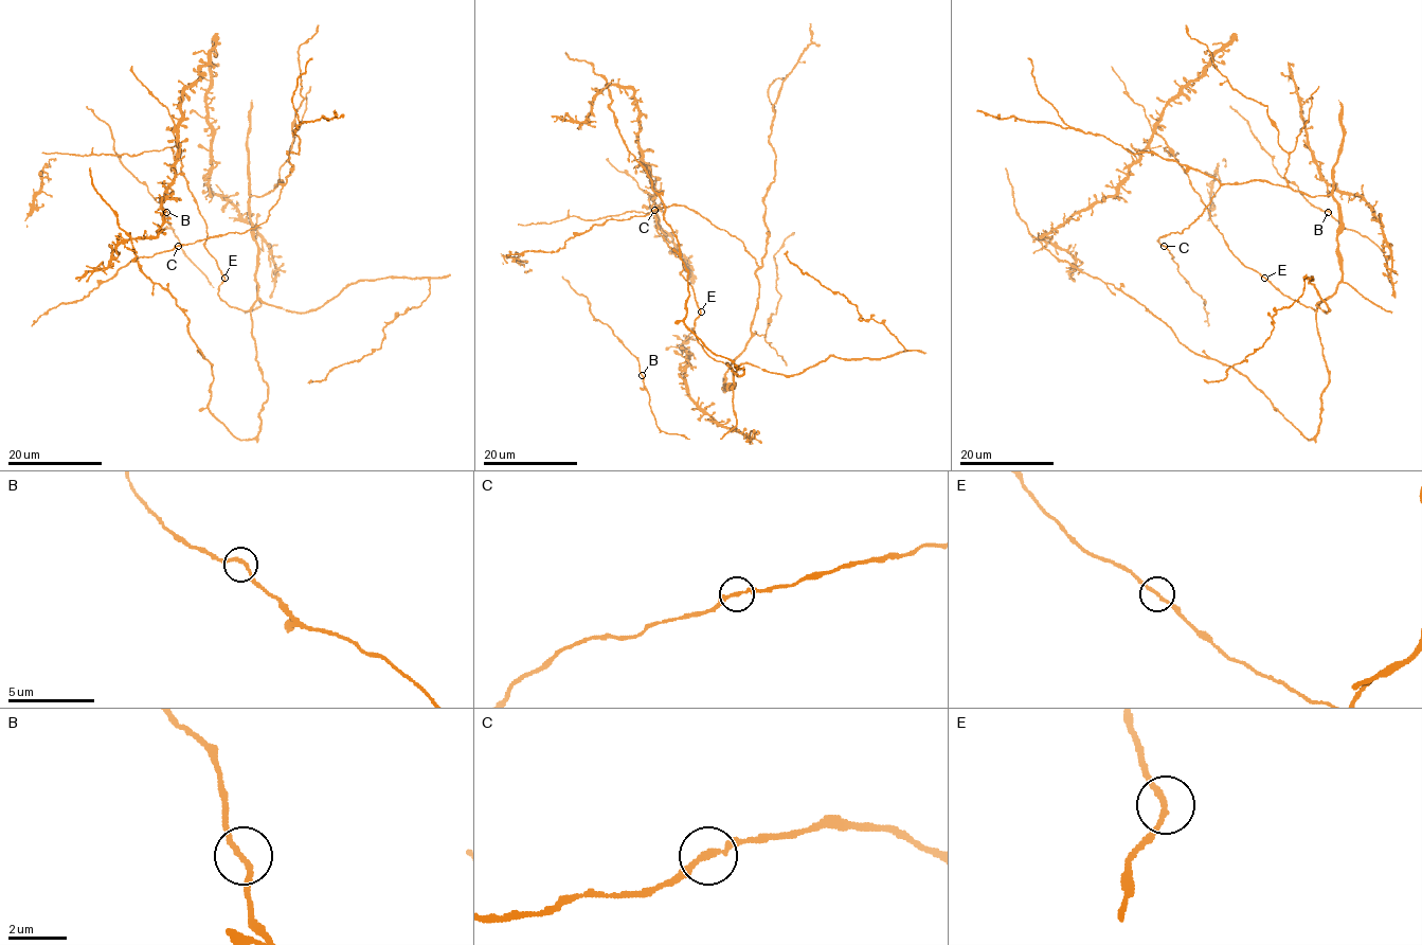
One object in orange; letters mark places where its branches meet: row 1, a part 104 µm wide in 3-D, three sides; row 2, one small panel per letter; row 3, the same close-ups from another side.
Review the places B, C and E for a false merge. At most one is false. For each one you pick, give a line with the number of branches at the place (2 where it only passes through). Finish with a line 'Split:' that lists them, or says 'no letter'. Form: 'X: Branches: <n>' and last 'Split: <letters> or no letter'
Split: no letter

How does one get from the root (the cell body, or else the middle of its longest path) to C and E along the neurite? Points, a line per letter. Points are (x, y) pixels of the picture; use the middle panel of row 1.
C: (733, 373), (732, 388), (725, 372), (751, 335), (757, 306), (756, 260), (738, 238), (687, 208), (654, 210)
E: (733, 373), (725, 363), (714, 360), (699, 342), (694, 320), (701, 311)

